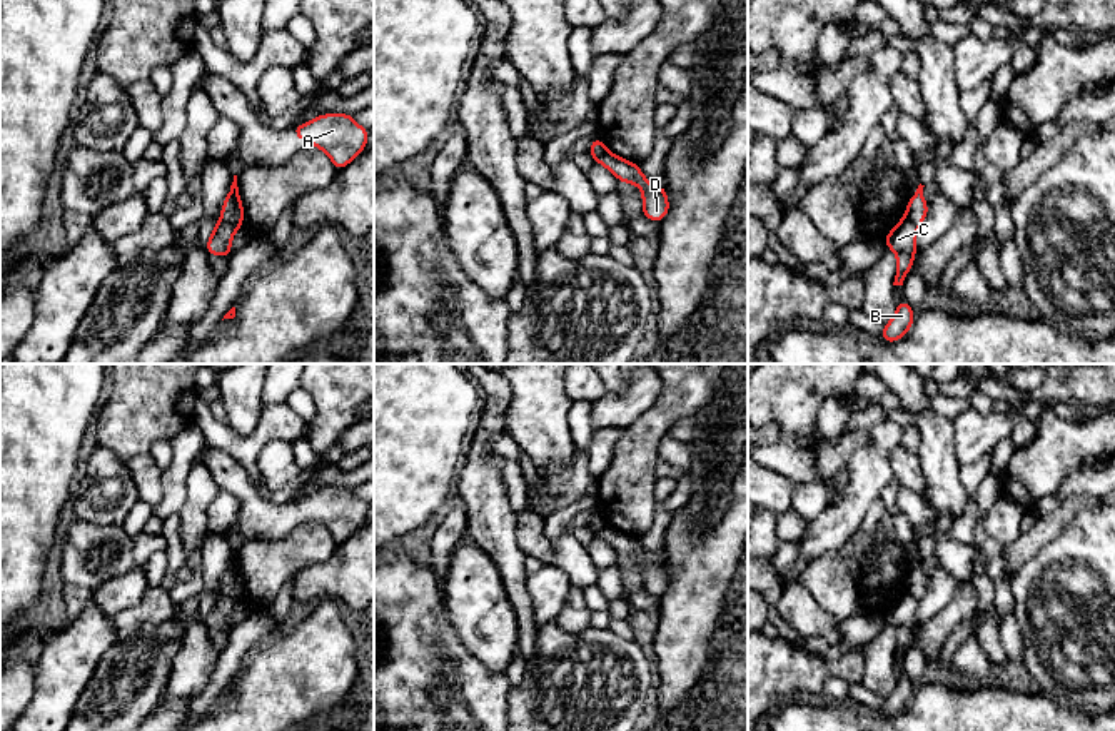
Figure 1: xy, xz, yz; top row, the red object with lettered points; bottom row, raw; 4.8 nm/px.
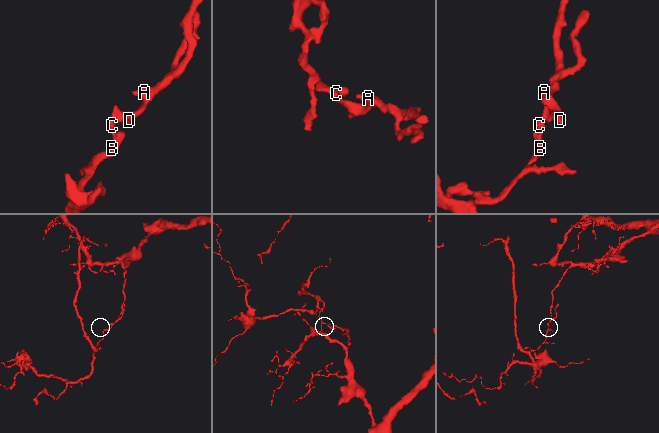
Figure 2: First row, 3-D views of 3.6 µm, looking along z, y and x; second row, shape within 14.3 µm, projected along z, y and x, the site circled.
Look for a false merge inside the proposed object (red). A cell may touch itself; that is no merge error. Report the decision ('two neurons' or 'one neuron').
two neurons

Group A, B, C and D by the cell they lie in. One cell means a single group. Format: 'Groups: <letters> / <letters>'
Groups: A D / B C

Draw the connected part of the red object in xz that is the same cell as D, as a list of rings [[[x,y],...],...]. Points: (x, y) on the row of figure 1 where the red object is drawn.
[[[611,152],[598,157],[596,162],[609,169],[618,182],[634,184],[643,190],[643,217],[661,222],[668,215],[669,202],[666,185],[663,184],[653,189],[636,162],[624,160]]]

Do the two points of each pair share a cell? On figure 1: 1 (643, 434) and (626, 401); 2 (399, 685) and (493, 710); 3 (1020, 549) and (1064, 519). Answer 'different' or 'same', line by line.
1: different
2: same
3: same

